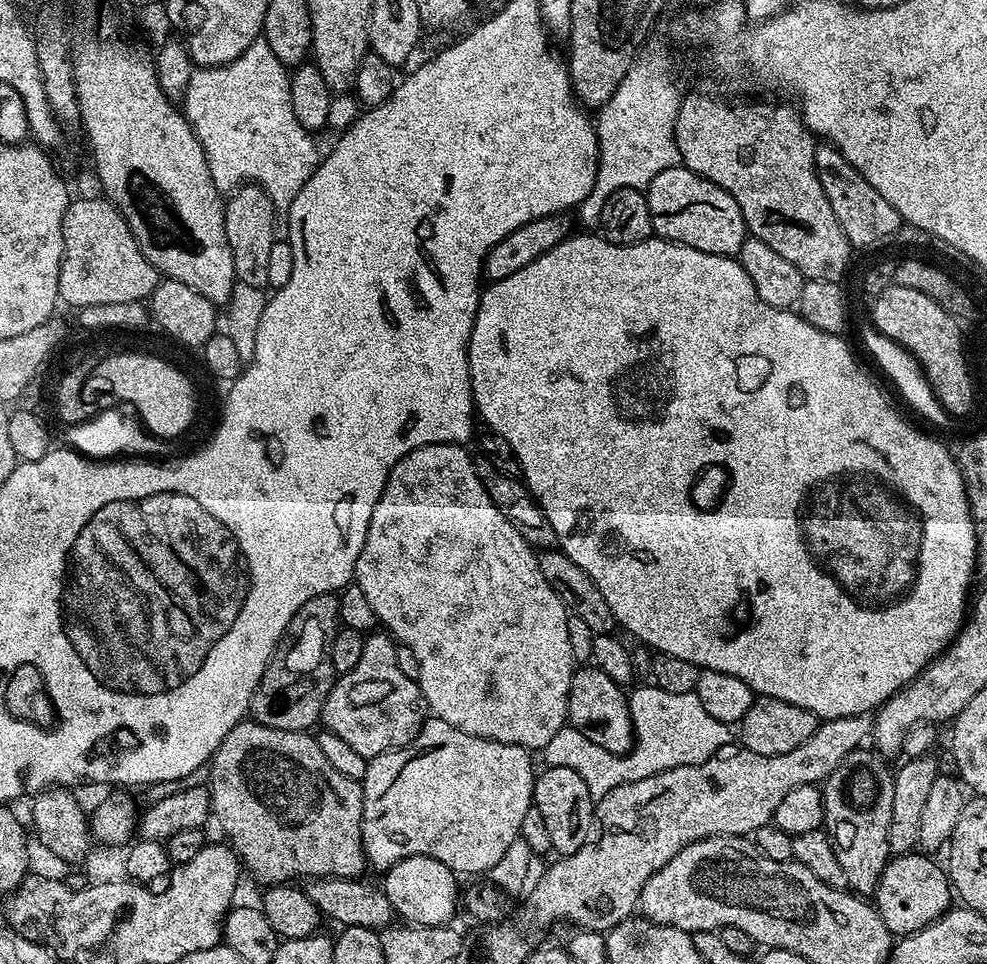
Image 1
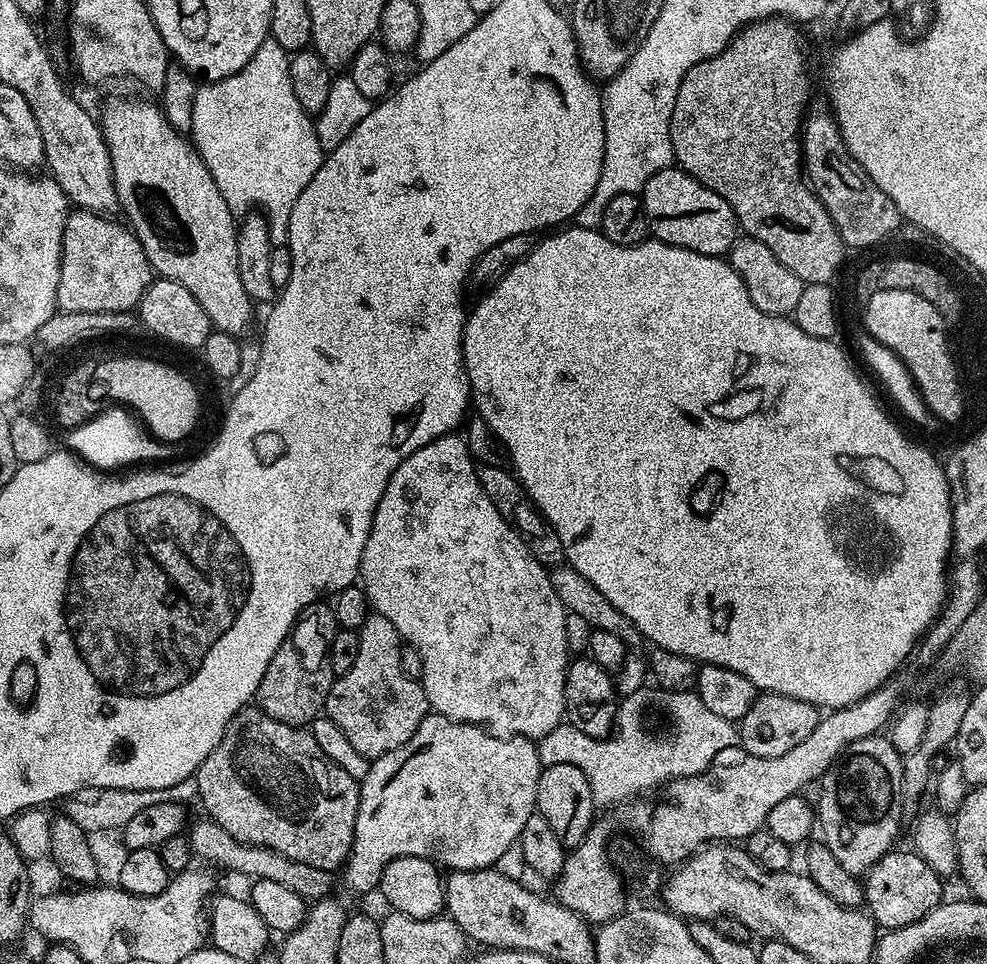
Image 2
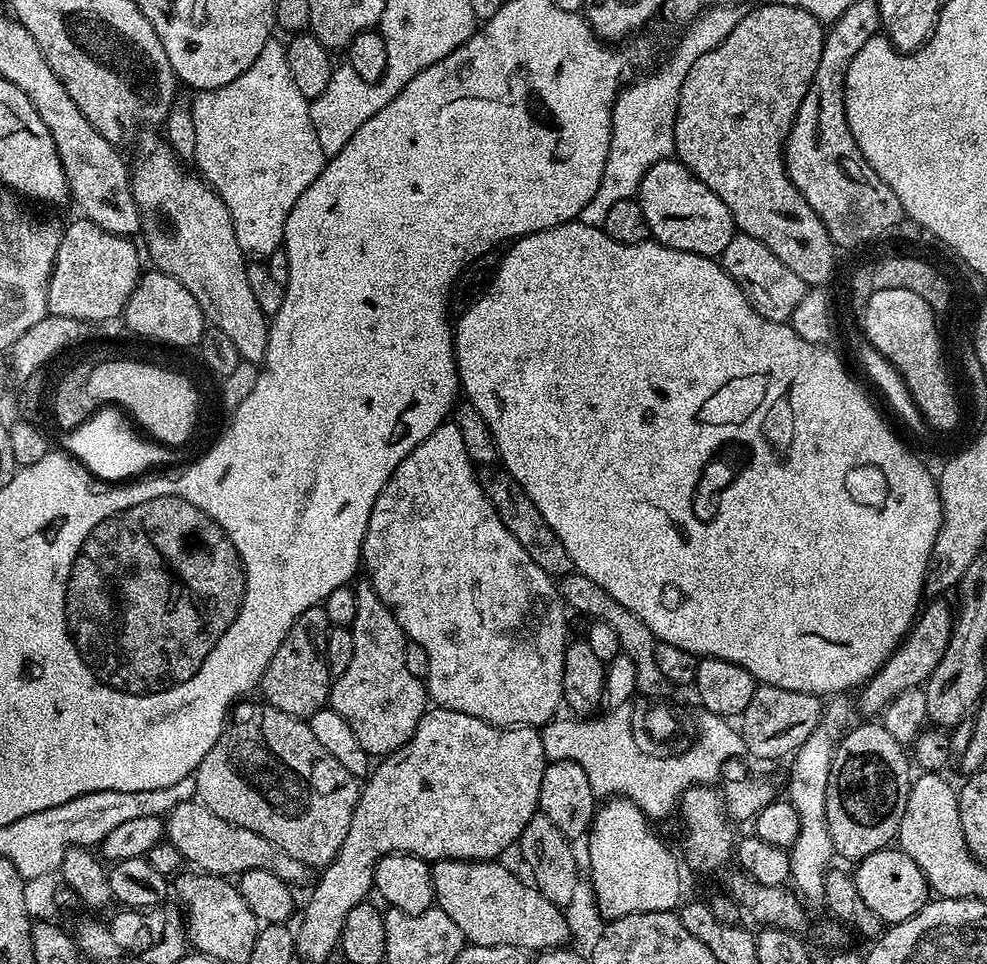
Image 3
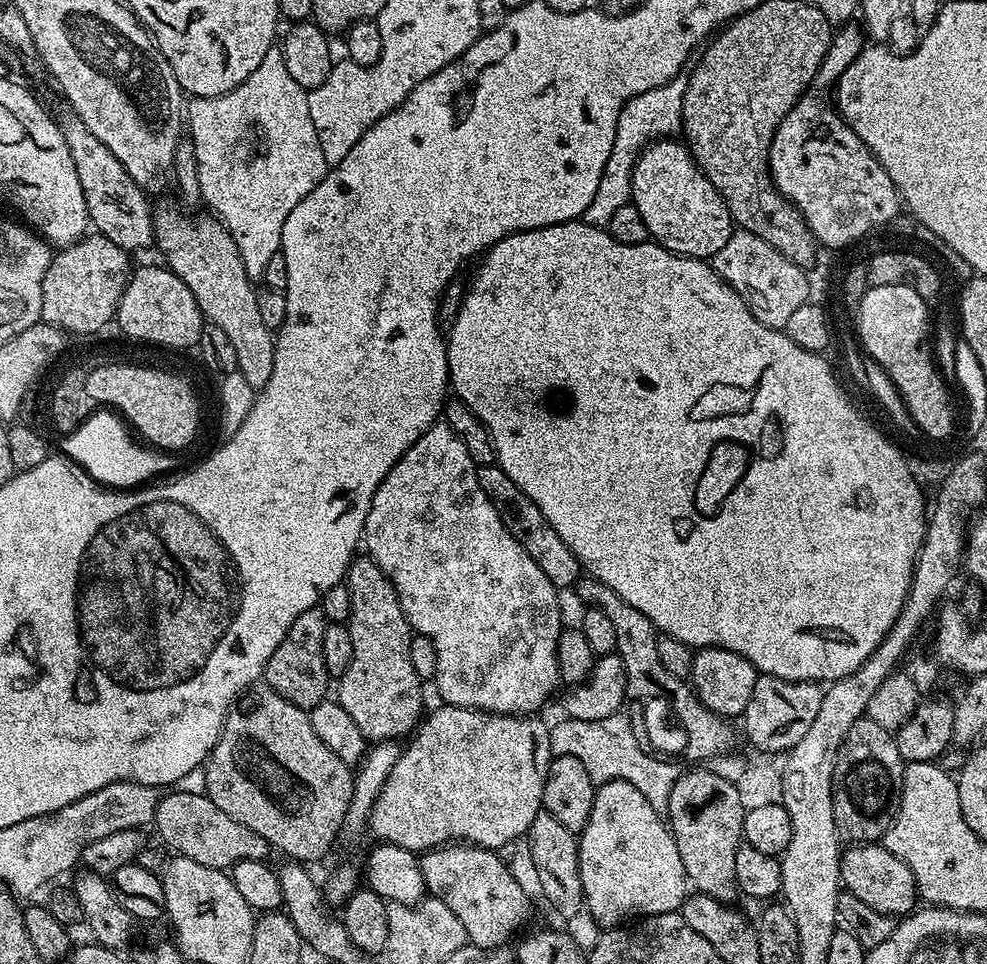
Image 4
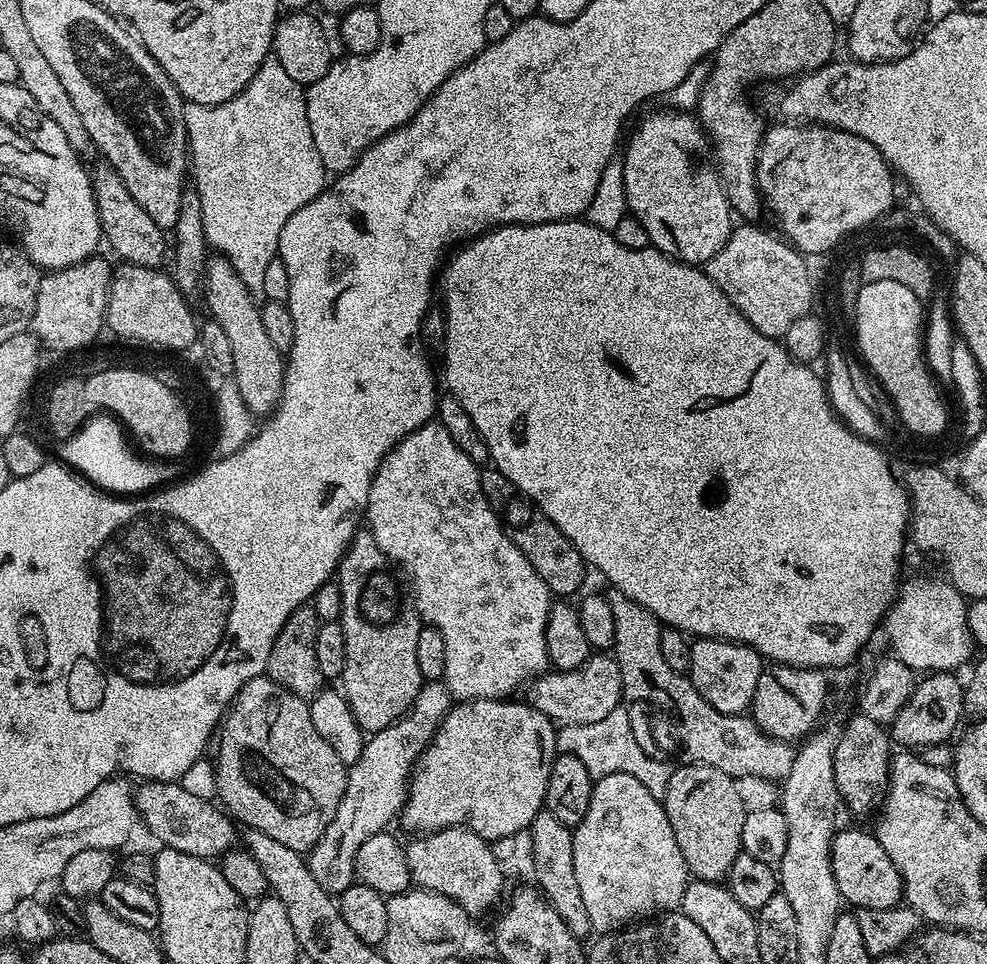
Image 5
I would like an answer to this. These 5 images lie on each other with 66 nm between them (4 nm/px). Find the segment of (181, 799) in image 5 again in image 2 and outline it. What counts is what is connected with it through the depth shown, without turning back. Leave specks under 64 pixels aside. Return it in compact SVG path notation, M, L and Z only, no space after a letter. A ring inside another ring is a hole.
M203 819L196 825L193 823L186 832L193 853L199 859L201 856L202 859L209 860L210 863L217 864L218 867L225 868L228 872L237 872L238 875L248 876L247 878L252 880L278 882L280 885L288 887L289 890L294 890L294 894L298 894L306 902L323 900L333 895L332 887L335 886L336 880L332 877L335 875L329 869L319 868L306 862L294 862L274 850L263 848L257 844L243 844L238 842L238 838L226 834L226 830L222 830L222 826L218 826L215 820Z

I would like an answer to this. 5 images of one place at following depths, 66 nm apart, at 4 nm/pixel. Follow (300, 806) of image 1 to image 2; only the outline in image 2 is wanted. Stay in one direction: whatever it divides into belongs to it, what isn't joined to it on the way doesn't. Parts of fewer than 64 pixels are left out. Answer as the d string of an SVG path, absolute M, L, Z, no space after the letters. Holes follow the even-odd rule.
M258 706L245 707L228 723L228 729L222 734L218 746L214 746L214 750L210 750L210 754L206 754L206 758L199 770L196 771L195 777L198 782L199 803L204 803L204 808L208 811L205 813L215 820L218 826L222 826L222 830L226 830L226 834L238 838L238 842L257 844L263 848L274 850L294 862L306 862L329 870L339 869L347 860L352 849L354 822L358 818L360 785L357 780L350 778L350 774L346 774L346 770L342 770L342 766L334 766L334 762L330 762L330 758L326 758L326 754L322 754L322 749L318 747L318 742L314 742L311 731L307 727L278 722L278 718L270 718Z

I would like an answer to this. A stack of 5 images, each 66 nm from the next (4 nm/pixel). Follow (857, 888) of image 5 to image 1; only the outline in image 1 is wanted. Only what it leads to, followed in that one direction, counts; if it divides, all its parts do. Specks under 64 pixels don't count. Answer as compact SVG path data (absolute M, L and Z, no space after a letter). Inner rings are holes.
M913 850L904 855L893 855L882 870L882 878L876 887L874 907L896 938L930 926L954 904L954 889L947 871L941 865L939 868L930 857L918 853Z

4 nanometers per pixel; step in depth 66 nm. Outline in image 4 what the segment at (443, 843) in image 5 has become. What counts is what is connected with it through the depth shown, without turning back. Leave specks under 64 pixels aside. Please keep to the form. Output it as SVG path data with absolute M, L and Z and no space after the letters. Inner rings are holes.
M450 842L446 845L441 845L439 848L429 849L419 857L420 869L422 870L424 887L427 893L440 902L445 902L446 906L450 907L450 910L457 915L458 920L462 923L463 929L466 930L468 936L467 941L480 948L503 948L509 943L508 939L512 936L512 931L527 918L532 912L532 904L528 901L528 892L522 885L516 881L516 876L511 872L512 868L507 863L504 863L502 858L496 850L489 848L480 848L473 844L465 844L463 842Z

